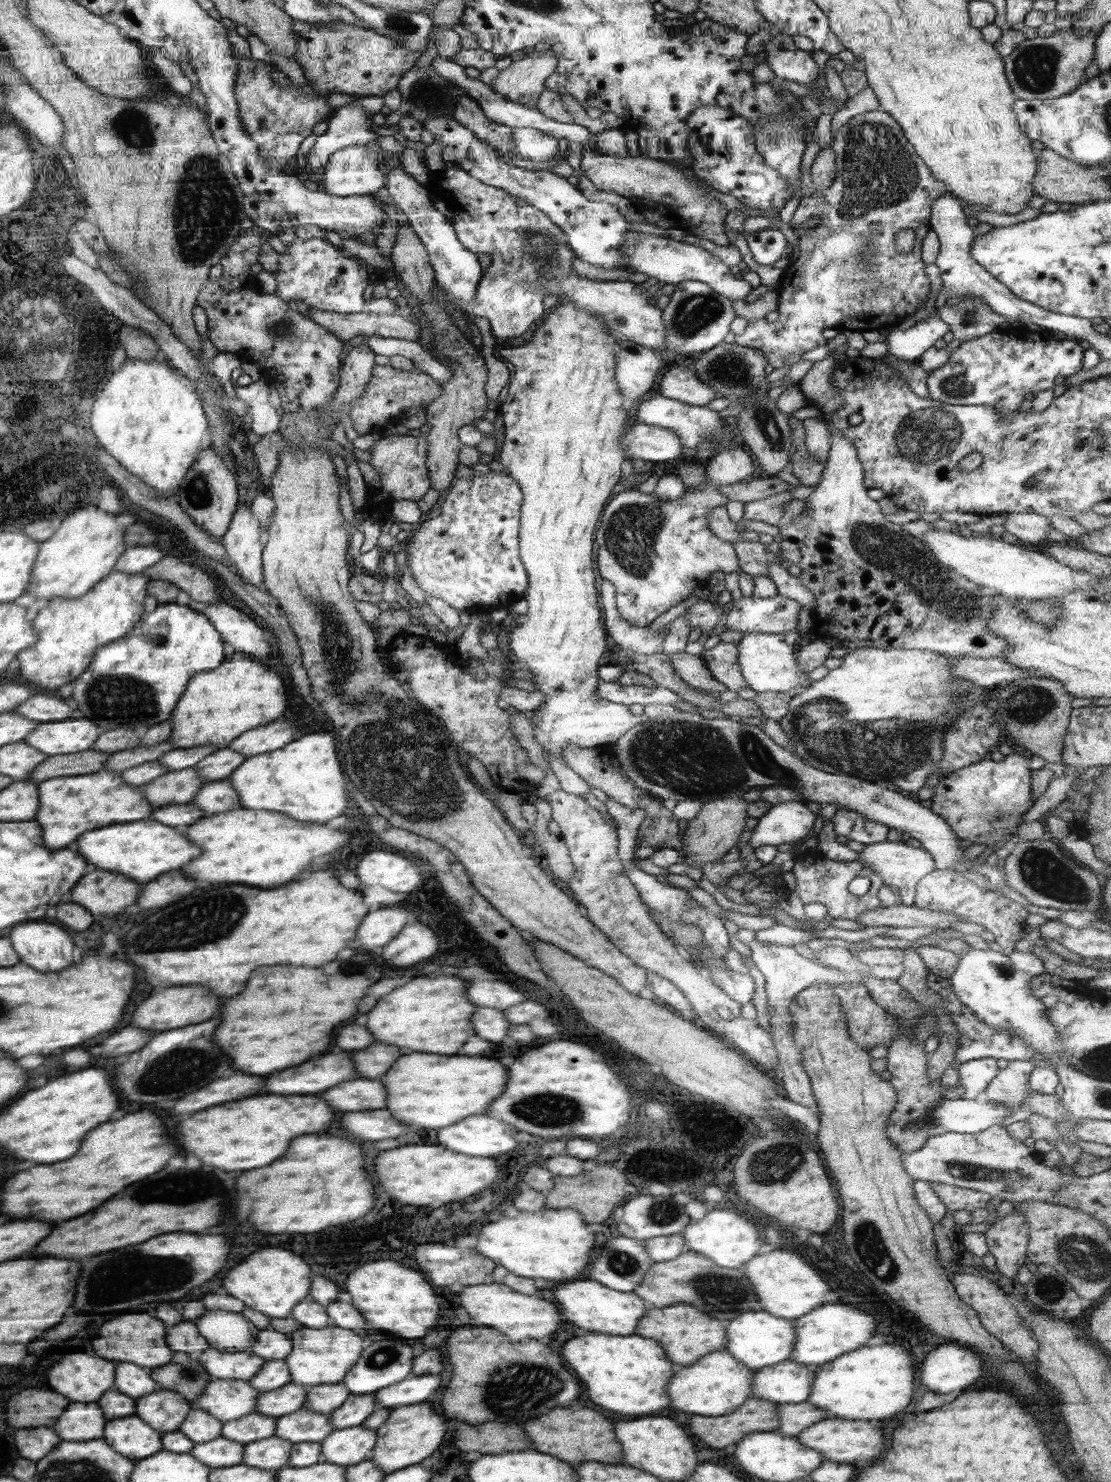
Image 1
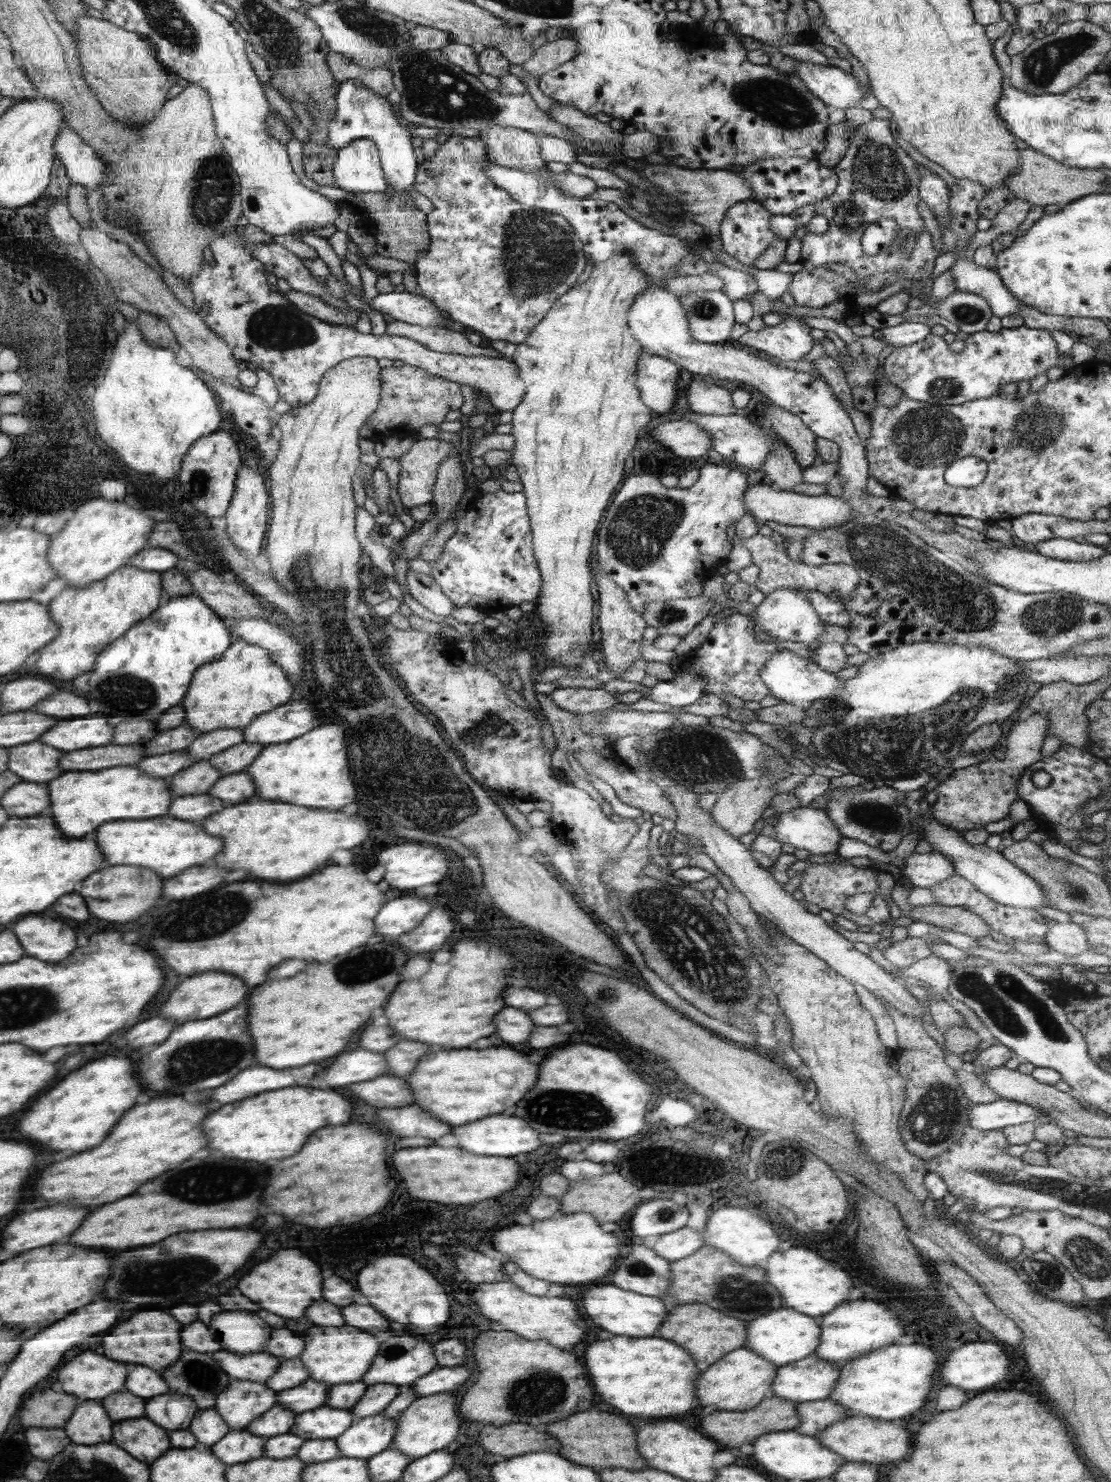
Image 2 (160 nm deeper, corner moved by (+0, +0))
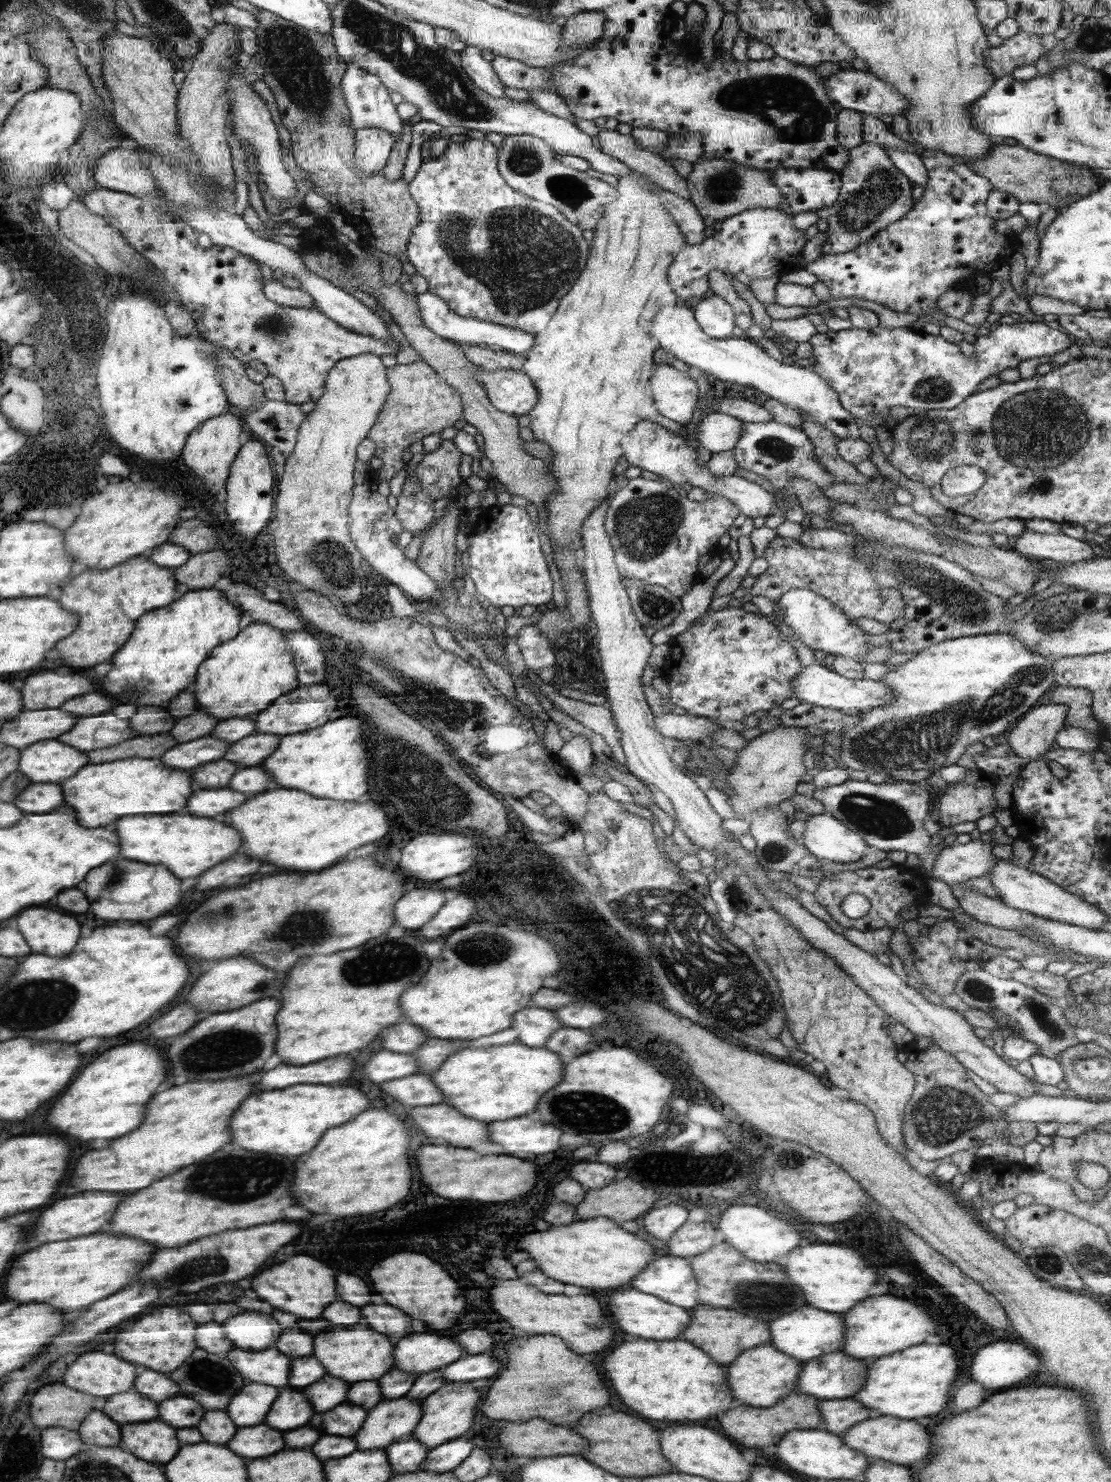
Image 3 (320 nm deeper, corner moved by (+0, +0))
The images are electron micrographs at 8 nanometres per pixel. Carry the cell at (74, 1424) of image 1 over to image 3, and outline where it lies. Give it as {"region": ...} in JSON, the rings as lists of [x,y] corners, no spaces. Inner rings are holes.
{"region":[[[94,1410],[94,1414],[90,1414],[90,1418],[86,1420],[86,1426],[82,1426],[82,1430],[78,1432],[86,1444],[94,1446],[120,1446],[122,1440],[120,1426],[100,1410]]]}

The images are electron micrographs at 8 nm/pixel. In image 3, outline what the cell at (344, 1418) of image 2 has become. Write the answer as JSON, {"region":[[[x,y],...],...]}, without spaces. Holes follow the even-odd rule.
{"region":[[[346,1402],[335,1406],[332,1410],[315,1414],[310,1424],[312,1426],[316,1424],[316,1428],[324,1432],[324,1435],[354,1437],[367,1415],[367,1410]]]}

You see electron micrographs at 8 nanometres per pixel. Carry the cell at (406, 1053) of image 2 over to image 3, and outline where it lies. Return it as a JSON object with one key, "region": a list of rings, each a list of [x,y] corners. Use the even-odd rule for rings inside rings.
{"region":[[[430,1038],[428,1042],[422,1044],[422,1048],[418,1052],[414,1052],[414,1056],[418,1058],[422,1074],[434,1074],[450,1054],[462,1050],[466,1044],[470,1044],[470,1040],[438,1040],[438,1038]]]}

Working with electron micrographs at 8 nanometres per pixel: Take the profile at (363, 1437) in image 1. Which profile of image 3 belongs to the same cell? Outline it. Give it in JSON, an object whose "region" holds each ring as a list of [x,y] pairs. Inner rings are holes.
{"region":[[[402,1397],[384,1399],[367,1415],[353,1437],[357,1450],[385,1450],[393,1442],[408,1440],[421,1421],[422,1401]]]}

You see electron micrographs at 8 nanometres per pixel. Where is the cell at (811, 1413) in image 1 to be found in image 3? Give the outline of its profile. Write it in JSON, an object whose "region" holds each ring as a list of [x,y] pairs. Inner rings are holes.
{"region":[[[854,1397],[821,1400],[819,1411],[825,1422],[822,1428],[838,1435],[846,1432],[851,1426],[864,1422],[875,1415],[871,1408],[864,1406],[864,1403],[859,1403]]]}

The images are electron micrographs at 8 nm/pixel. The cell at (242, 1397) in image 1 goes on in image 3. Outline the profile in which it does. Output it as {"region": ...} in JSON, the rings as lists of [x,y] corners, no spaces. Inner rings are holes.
{"region":[[[247,1382],[241,1392],[233,1397],[234,1400],[229,1402],[230,1408],[226,1408],[225,1411],[239,1427],[262,1424],[268,1414],[268,1408],[278,1396],[278,1388]]]}

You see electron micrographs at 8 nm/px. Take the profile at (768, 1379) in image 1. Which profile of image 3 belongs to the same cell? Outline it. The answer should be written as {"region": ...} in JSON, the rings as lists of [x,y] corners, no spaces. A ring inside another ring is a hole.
{"region":[[[844,1351],[823,1354],[803,1363],[798,1377],[797,1390],[800,1393],[814,1395],[820,1400],[852,1398],[865,1385],[867,1363],[867,1360],[851,1357]]]}

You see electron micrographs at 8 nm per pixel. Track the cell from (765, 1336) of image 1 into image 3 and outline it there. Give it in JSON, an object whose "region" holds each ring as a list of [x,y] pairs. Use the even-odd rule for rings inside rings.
{"region":[[[810,1305],[769,1321],[771,1342],[778,1350],[805,1363],[823,1354],[840,1351],[845,1344],[846,1325],[841,1313],[831,1313]]]}

